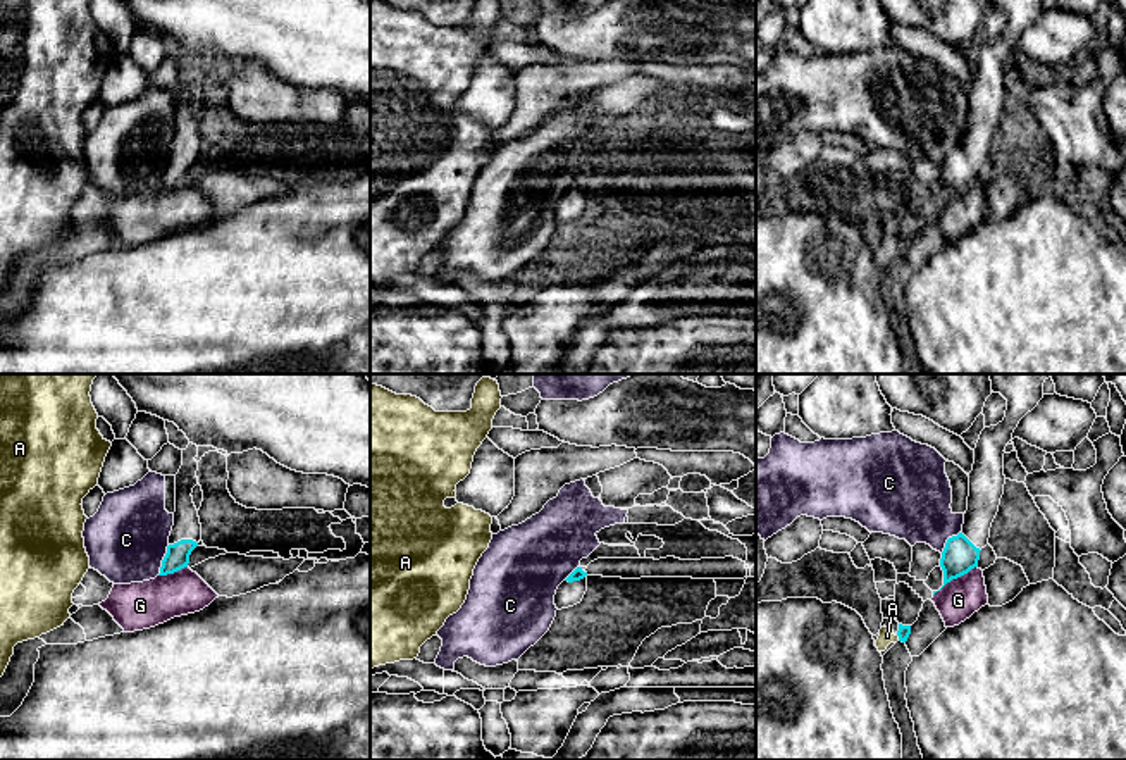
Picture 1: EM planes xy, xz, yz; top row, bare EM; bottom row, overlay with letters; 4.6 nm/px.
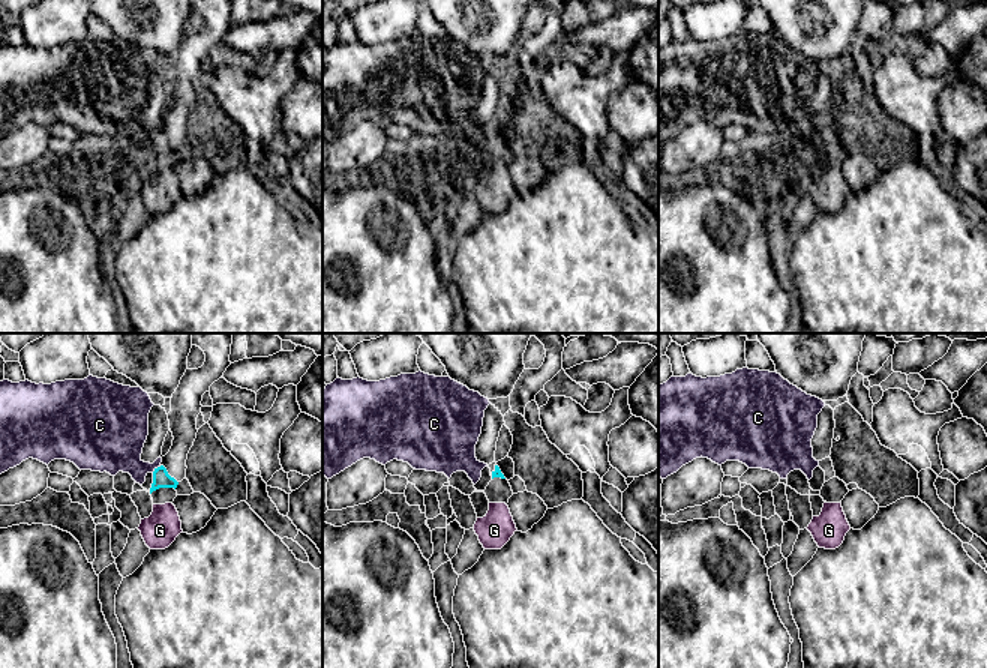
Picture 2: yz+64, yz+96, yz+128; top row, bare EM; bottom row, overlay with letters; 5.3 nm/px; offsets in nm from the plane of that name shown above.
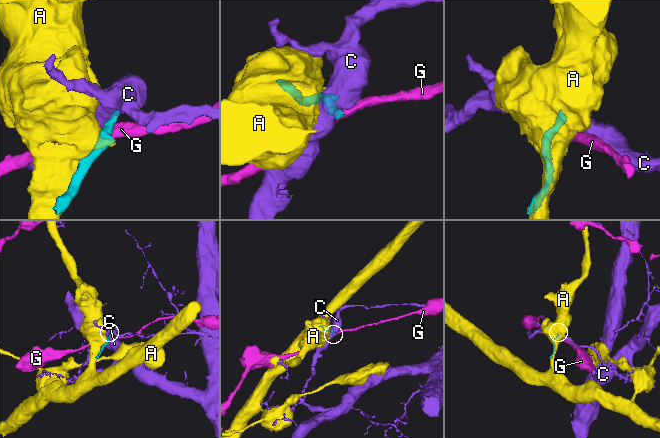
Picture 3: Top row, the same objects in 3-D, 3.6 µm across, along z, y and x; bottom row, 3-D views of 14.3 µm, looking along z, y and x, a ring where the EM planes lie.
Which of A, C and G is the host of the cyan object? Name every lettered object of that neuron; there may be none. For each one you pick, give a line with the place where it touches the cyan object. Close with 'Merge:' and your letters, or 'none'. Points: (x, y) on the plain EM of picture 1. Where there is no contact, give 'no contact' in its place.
Merge: none

